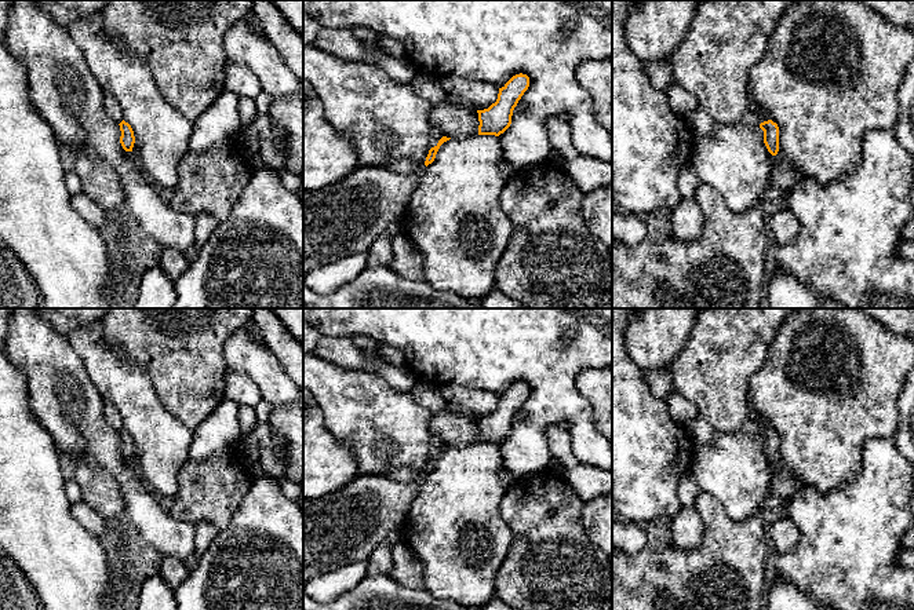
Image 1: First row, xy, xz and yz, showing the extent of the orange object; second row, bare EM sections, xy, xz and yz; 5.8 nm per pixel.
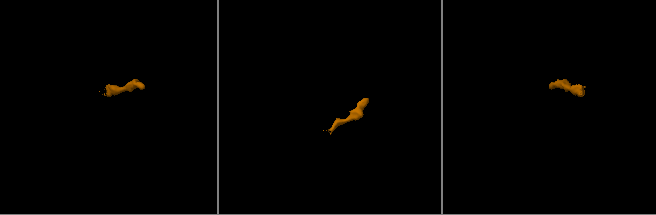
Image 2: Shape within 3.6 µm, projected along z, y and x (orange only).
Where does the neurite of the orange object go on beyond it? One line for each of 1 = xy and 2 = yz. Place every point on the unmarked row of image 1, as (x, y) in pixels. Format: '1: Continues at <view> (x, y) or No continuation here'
1: No continuation here
2: No continuation here

